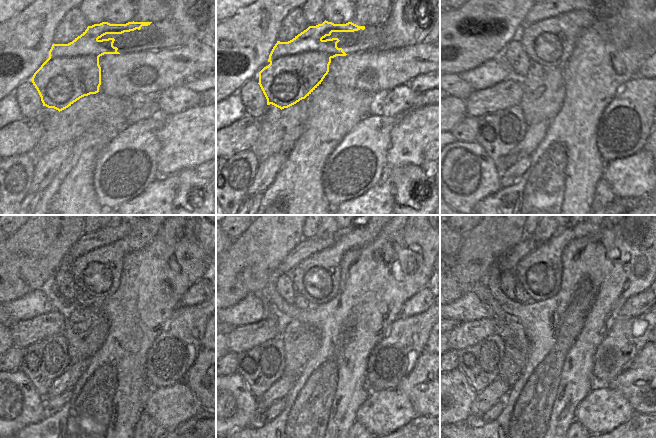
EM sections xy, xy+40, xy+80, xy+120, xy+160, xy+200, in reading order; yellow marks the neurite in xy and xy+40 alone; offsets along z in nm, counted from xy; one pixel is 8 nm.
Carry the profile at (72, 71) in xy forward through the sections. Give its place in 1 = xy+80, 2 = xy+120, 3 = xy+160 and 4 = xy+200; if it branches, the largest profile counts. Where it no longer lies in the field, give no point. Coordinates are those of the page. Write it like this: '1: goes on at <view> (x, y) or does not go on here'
1: goes on at xy+80 (545, 43)
2: goes on at xy+120 (96, 273)
3: goes on at xy+160 (318, 277)
4: goes on at xy+200 (540, 273)

